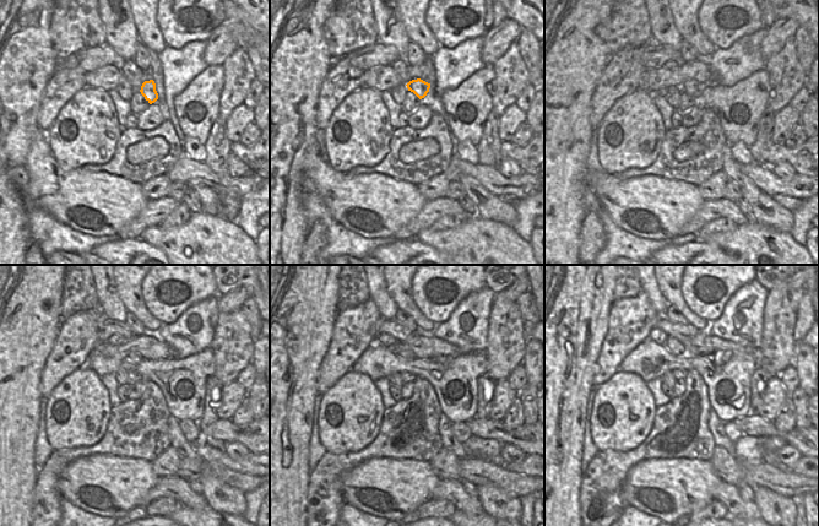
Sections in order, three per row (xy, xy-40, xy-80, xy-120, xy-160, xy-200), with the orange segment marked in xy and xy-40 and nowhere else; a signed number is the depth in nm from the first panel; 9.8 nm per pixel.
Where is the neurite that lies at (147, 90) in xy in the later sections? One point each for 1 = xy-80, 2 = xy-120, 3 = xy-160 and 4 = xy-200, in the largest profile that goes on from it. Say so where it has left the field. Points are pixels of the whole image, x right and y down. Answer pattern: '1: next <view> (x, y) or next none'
1: next xy-80 (692, 87)
2: next xy-120 (134, 358)
3: next xy-160 (403, 351)
4: next xy-200 (673, 346)

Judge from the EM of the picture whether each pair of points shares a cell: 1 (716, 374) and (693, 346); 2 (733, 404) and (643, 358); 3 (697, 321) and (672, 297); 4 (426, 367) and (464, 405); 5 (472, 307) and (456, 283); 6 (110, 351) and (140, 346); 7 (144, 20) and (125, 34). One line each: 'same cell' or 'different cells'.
1: different cells
2: same cell
3: same cell
4: same cell
5: different cells
6: same cell
7: different cells

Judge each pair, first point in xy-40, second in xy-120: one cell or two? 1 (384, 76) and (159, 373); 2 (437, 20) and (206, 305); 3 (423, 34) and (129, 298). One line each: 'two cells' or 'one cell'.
1: two cells
2: two cells
3: one cell

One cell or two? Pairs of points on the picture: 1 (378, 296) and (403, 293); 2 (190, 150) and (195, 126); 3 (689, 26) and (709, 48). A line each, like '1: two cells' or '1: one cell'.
1: two cells
2: two cells
3: one cell

